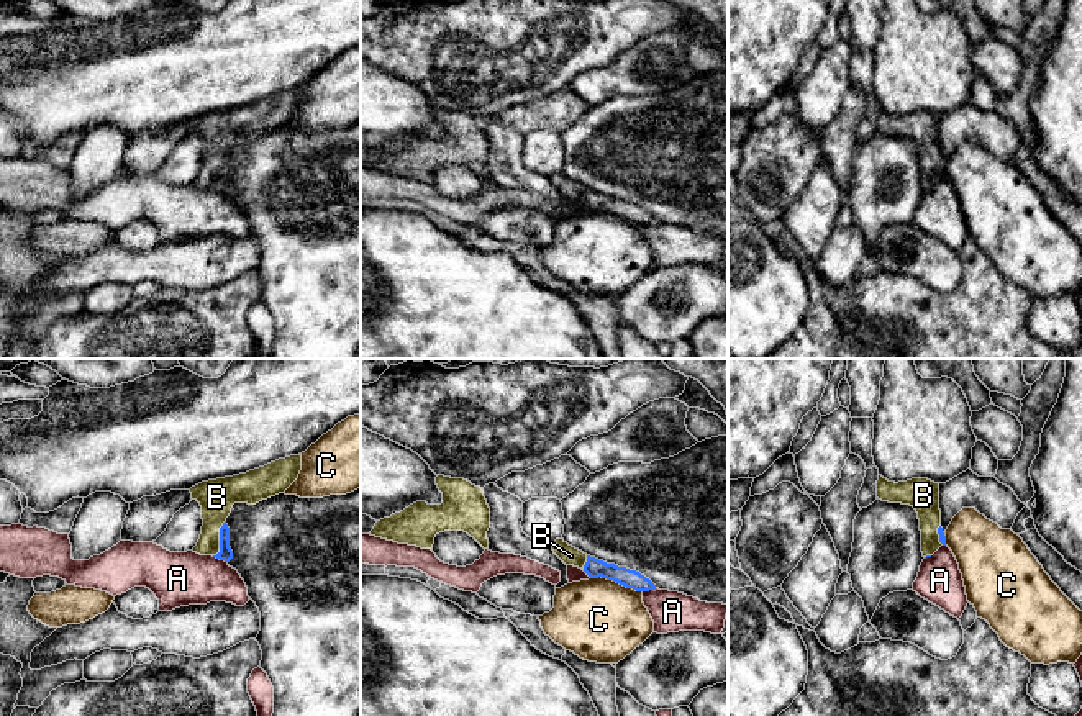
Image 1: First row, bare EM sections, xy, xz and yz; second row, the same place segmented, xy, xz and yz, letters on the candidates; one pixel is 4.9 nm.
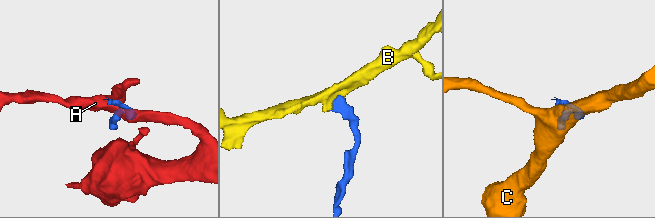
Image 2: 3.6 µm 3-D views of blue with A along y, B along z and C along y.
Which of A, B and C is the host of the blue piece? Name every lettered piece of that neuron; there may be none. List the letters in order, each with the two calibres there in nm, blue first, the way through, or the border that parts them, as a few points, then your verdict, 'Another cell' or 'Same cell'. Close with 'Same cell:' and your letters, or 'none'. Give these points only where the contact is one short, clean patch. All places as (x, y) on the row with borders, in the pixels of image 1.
A: Thickness 70 nm (blue) against 280 nm. Another cell
B: Thickness 70 nm (blue) against 180 nm. Path across: xy (225, 552), (220, 548), (220, 538), (217, 497). Same cell
C: Thickness 90 nm (blue) against 400 nm. Boundary: xz (591, 577), (612, 579), (641, 592). Another cell
Same cell: B

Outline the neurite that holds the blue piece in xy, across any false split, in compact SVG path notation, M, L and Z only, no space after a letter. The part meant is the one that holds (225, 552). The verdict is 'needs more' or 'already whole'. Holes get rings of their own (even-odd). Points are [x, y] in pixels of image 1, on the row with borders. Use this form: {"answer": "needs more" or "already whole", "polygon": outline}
{"answer": "needs more", "polygon": "M302 455L279 459L246 474L202 482L190 488L192 500L202 506L202 534L193 547L200 555L213 555L230 562L230 528L226 518L234 503L256 505L284 493L302 470Z"}

